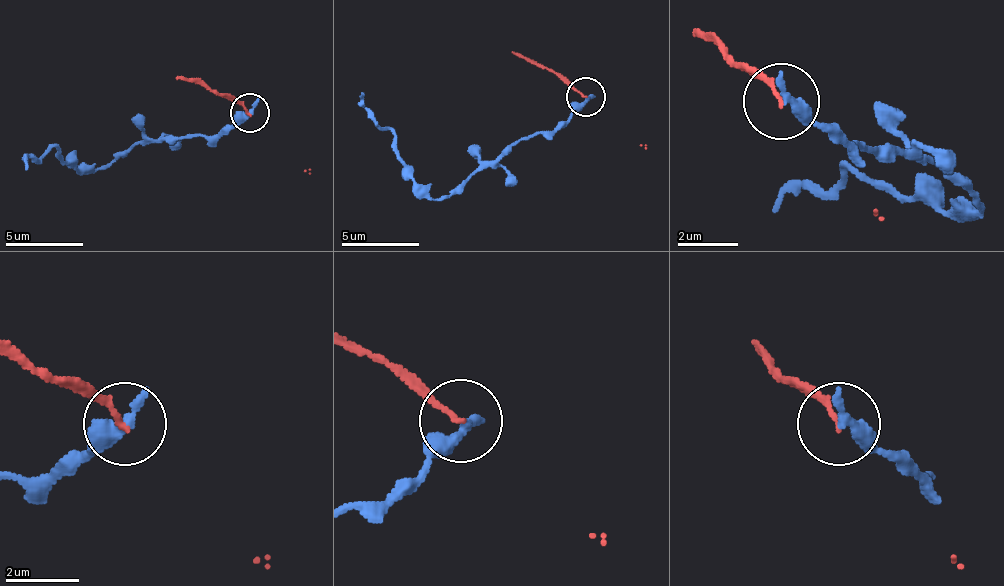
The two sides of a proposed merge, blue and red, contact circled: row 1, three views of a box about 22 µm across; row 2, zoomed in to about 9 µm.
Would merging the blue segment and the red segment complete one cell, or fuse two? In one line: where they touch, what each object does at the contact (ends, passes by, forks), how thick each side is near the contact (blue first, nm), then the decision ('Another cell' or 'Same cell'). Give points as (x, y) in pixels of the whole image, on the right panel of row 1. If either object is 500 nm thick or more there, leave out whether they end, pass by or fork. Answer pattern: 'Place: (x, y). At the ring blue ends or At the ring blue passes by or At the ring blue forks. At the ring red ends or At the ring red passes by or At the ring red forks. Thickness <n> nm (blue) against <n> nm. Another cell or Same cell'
Place: (781, 101). At the ring blue ends. At the ring red ends. Thickness 400 nm (blue) against 130 nm. Another cell

